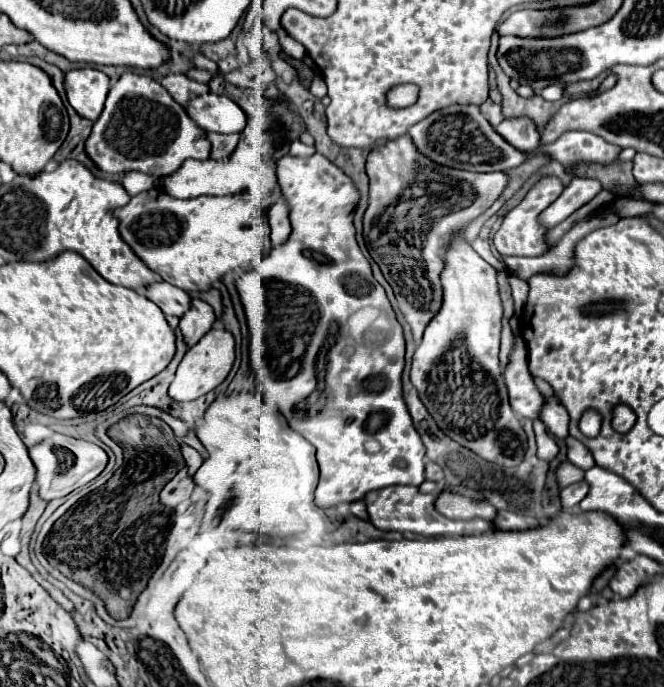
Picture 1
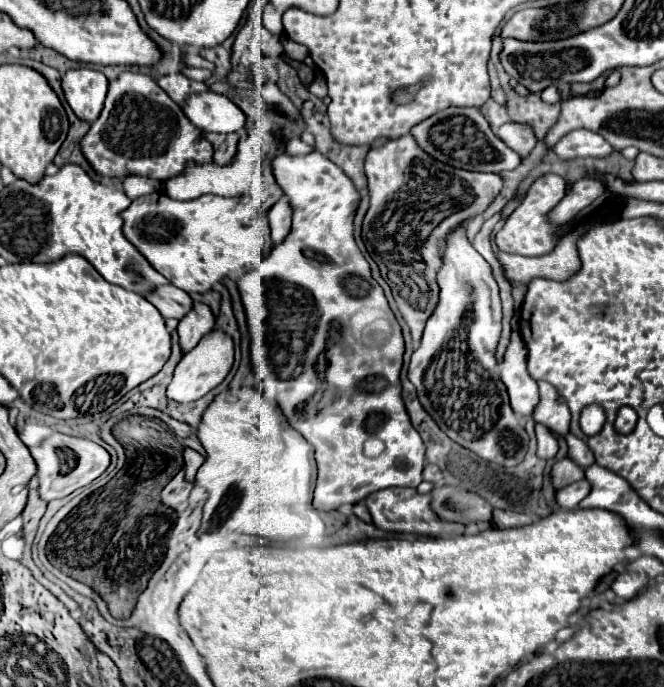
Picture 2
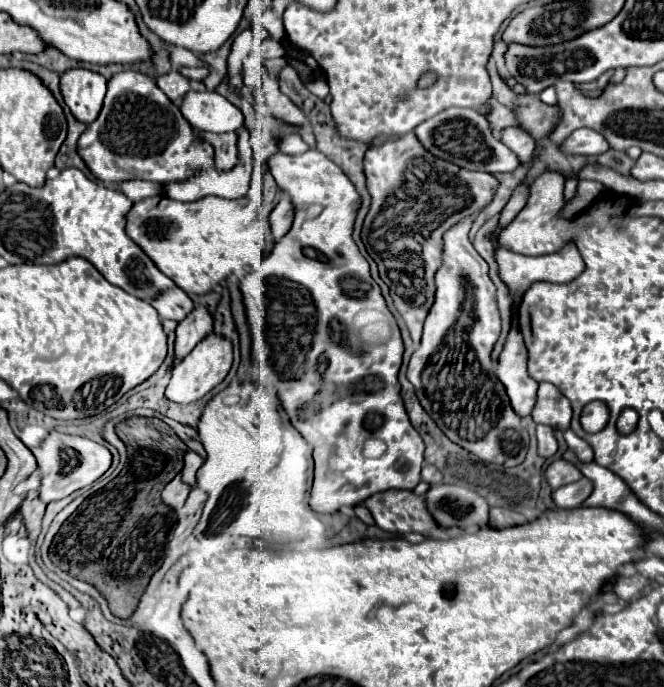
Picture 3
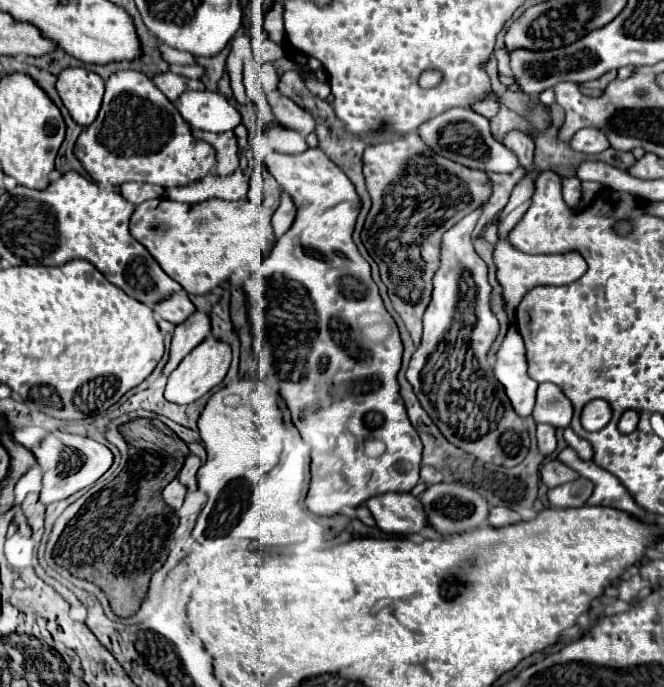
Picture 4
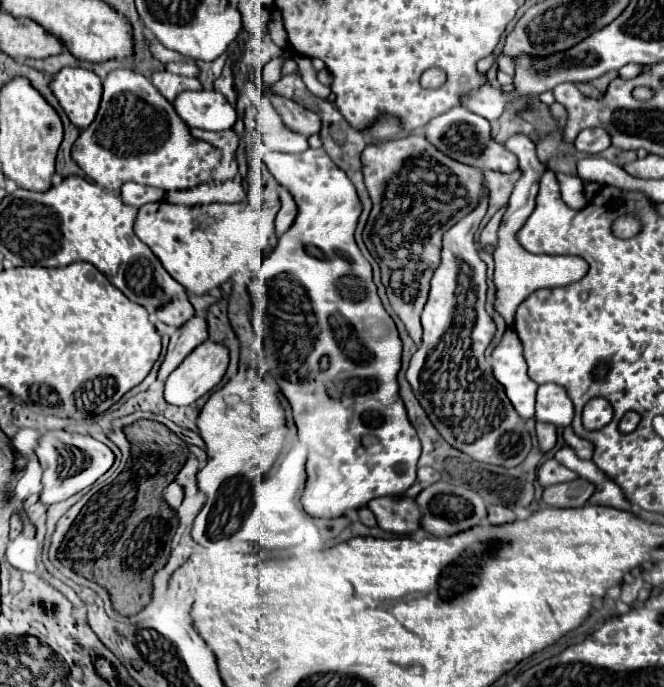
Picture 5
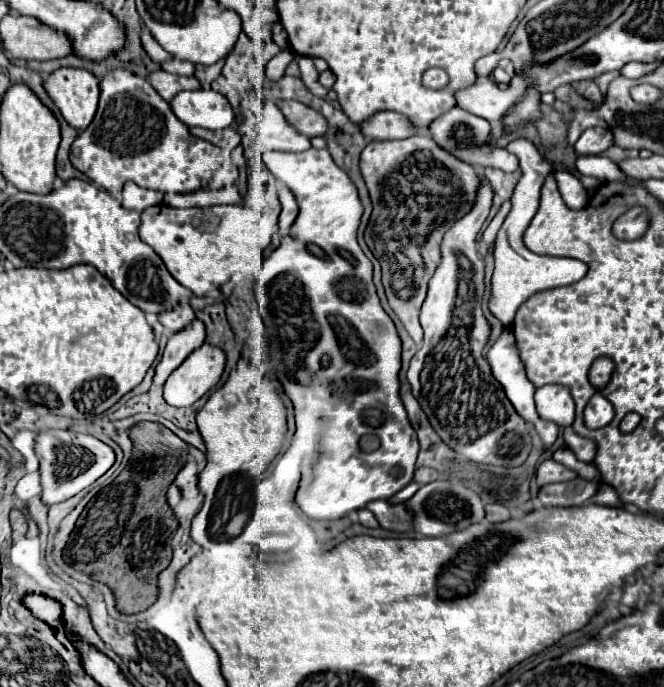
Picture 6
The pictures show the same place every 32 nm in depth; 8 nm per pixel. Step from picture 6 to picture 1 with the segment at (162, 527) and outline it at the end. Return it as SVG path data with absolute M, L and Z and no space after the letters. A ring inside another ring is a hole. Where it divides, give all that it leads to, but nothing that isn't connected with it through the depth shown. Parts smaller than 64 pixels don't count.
M142 414L126 416L118 424L108 428L108 436L124 450L124 464L114 472L114 476L104 486L82 498L52 526L50 534L42 542L42 554L64 576L92 590L104 602L112 618L122 620L128 618L136 598L146 588L154 572L154 556L156 556L156 566L162 560L164 540L172 526L172 510L160 504L158 492L168 480L172 480L172 476L180 468L184 468L184 458L180 454L180 444L176 438L172 446L170 426L160 418L150 420L150 416L142 416Z

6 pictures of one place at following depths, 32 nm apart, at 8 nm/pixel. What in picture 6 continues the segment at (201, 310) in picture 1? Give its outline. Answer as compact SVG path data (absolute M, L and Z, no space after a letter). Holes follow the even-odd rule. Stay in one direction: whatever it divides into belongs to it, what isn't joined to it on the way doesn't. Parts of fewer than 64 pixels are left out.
M194 318L192 326L186 326L184 330L180 330L180 334L172 334L168 338L164 356L156 368L156 376L154 376L154 384L164 384L166 378L198 348L202 346L206 340L206 326L202 320Z

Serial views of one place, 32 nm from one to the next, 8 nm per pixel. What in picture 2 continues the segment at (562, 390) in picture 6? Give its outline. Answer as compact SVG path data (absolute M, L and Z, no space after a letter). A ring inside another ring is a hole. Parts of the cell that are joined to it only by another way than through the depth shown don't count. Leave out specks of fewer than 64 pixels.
M538 381L540 404L534 412L534 420L548 426L553 432L565 436L569 432L570 412L566 402L558 396L556 388L546 381Z

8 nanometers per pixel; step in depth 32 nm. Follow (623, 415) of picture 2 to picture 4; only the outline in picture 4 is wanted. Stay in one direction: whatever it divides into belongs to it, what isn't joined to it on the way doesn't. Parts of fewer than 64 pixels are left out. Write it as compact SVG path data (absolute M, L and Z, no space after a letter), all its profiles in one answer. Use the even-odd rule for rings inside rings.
M626 410L620 418L618 429L623 434L629 434L636 430L636 424L638 424L638 414L632 412L632 410Z

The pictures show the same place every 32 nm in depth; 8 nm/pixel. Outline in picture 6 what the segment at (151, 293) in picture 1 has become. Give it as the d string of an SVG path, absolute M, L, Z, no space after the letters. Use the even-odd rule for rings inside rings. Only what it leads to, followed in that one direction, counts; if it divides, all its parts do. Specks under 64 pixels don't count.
M180 302L180 306L174 306L172 310L166 310L164 314L158 314L158 320L172 332L182 330L194 320L194 310L188 302Z

